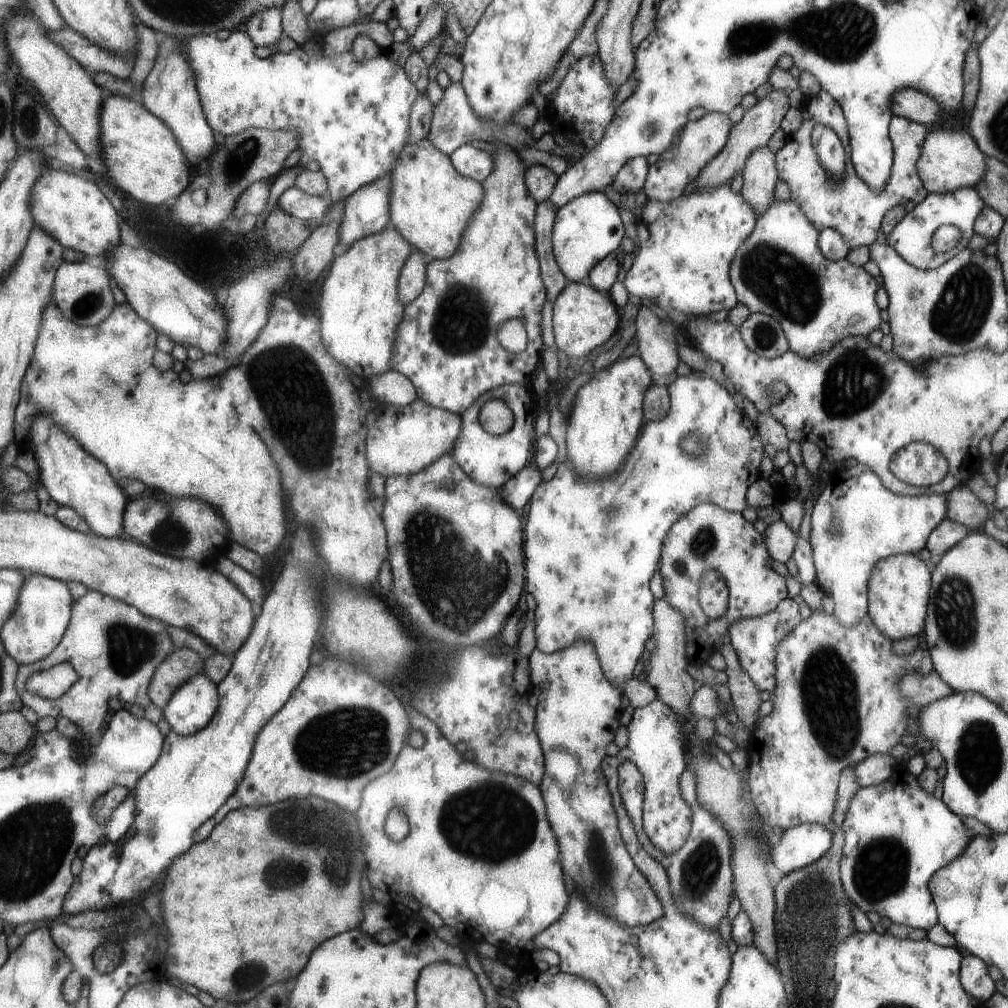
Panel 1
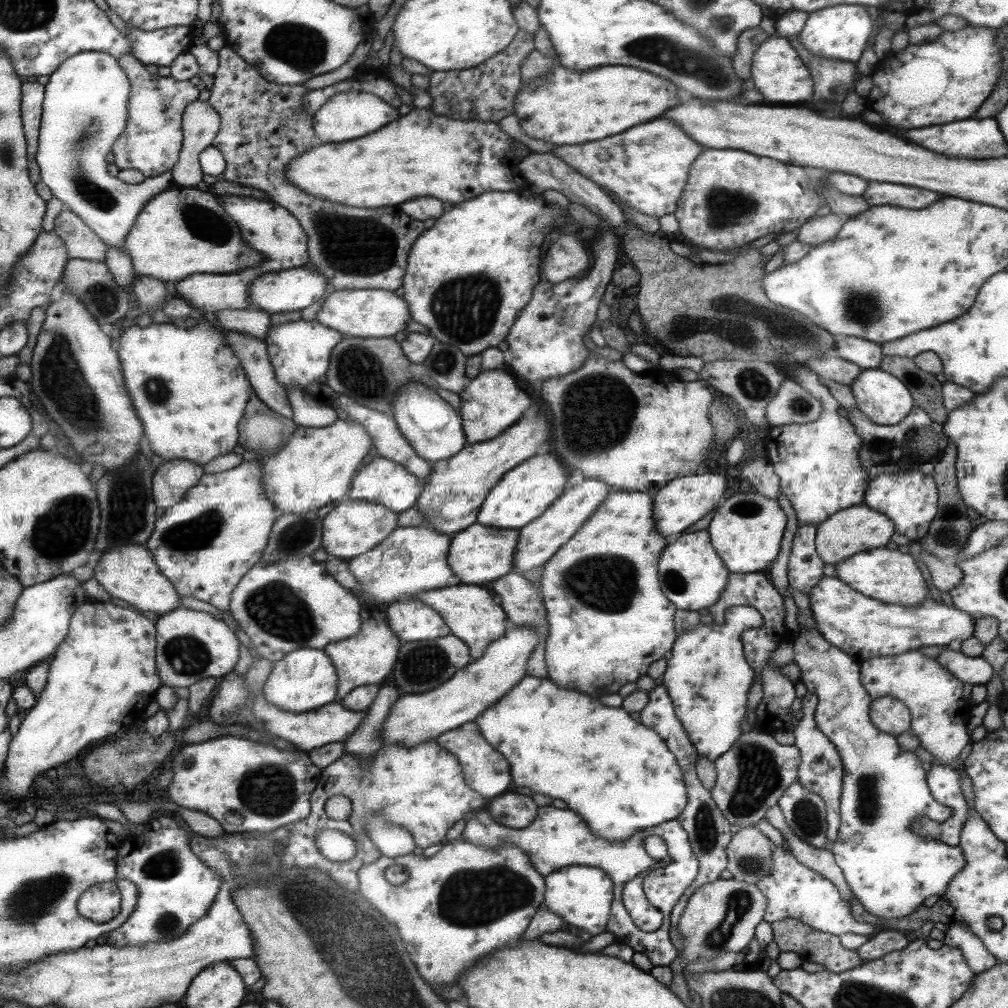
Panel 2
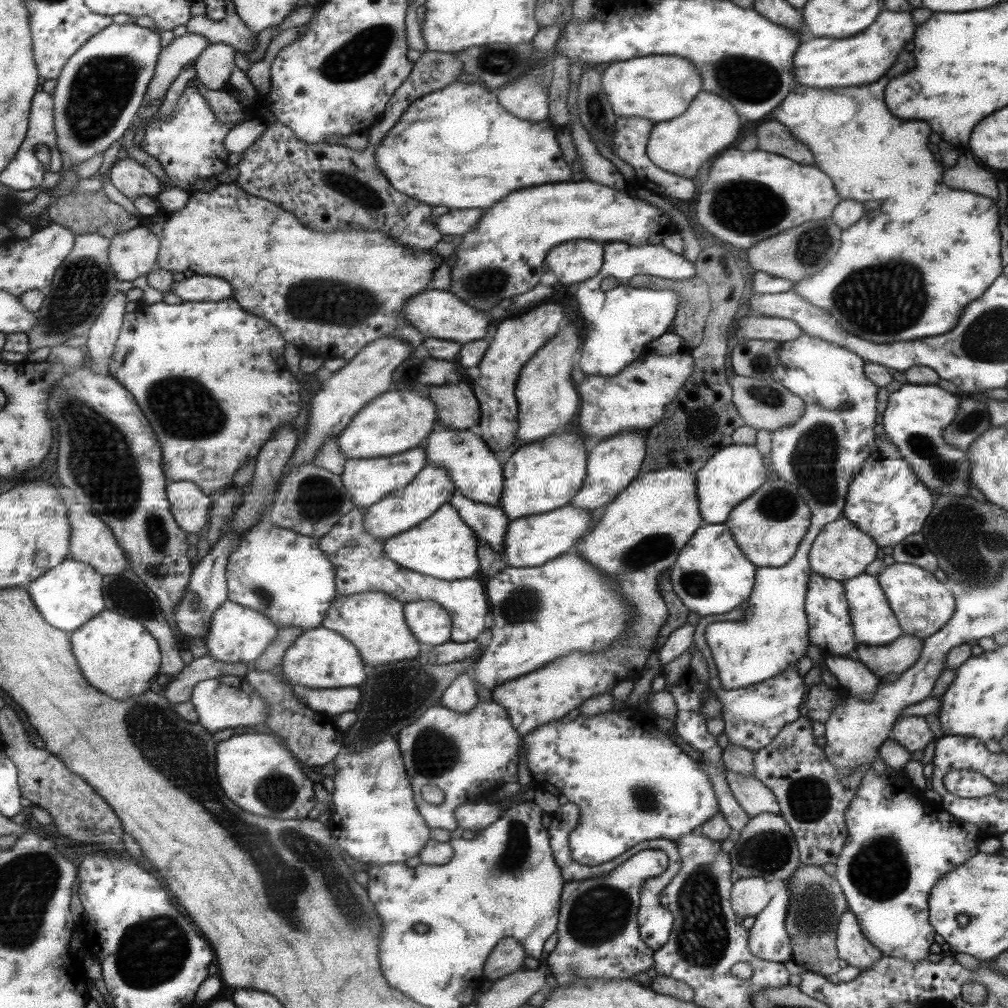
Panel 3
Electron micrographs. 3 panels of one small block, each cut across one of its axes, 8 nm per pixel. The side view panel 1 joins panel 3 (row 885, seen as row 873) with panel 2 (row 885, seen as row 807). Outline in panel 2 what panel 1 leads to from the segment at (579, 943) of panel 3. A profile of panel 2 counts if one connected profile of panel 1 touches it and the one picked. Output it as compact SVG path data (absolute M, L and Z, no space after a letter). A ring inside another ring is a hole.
M576 865L560 868L546 878L545 906L550 912L559 913L563 918L566 928L576 926L589 932L592 936L606 932L608 920L611 919L611 906L615 900L614 882L601 868L588 865Z

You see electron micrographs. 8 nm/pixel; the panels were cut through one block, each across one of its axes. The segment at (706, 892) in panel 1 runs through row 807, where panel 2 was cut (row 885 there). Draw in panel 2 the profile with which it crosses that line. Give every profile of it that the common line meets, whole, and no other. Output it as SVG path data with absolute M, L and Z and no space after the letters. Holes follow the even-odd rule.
M659 681L658 685L648 692L648 704L644 706L644 710L640 711L640 720L648 728L655 729L657 733L666 741L667 748L678 758L679 766L683 768L683 776L686 778L687 795L690 797L687 807L681 813L681 816L676 819L682 823L682 828L687 832L688 842L692 847L693 855L698 859L699 871L695 882L684 891L684 895L678 899L676 906L673 908L671 914L671 928L670 940L676 947L677 956L682 955L682 947L684 947L684 938L678 932L678 921L688 905L690 897L694 892L699 891L700 888L706 884L715 883L716 880L721 879L722 870L726 868L726 864L730 861L726 860L726 844L732 840L732 832L730 832L730 821L723 816L719 810L715 799L711 796L711 790L708 790L698 776L699 753L695 746L691 744L691 739L687 734L687 729L683 727L682 721L678 717L675 709L675 704L672 703L671 695ZM649 836L646 846L648 853L652 856L653 864L626 883L623 892L623 903L636 927L644 932L654 934L663 923L663 914L655 906L652 906L646 898L643 891L643 881L650 871L668 866L670 855L668 855L666 842L660 836Z

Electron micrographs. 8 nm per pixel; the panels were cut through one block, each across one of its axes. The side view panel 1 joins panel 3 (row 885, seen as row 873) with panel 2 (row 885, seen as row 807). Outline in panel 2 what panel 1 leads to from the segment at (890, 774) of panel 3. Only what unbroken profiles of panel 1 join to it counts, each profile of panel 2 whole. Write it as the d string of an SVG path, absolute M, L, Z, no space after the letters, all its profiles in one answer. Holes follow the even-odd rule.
M800 626L799 633L793 636L794 647L794 663L796 663L801 672L801 682L806 686L808 693L814 694L818 697L818 706L816 707L815 720L818 722L818 728L820 728L826 735L828 740L832 741L832 745L835 746L841 760L843 768L846 772L843 777L843 793L842 793L842 808L841 808L841 828L839 830L839 838L836 839L836 843L832 843L832 848L829 848L834 855L836 864L842 869L844 878L848 887L853 891L855 897L864 905L868 912L880 917L880 919L902 919L907 918L908 915L915 914L916 910L919 910L920 906L923 906L924 900L931 896L944 897L946 895L947 888L950 887L950 883L956 875L960 874L960 870L967 866L966 854L960 846L948 845L947 842L940 842L940 840L932 840L928 836L919 836L912 828L915 822L919 822L920 819L930 818L930 820L936 823L944 823L952 816L952 810L947 808L946 805L940 804L932 794L929 785L927 784L927 772L922 768L922 763L919 757L913 752L904 752L902 746L899 745L898 737L891 735L876 728L876 725L871 721L871 704L872 697L867 689L864 688L862 683L862 666L857 662L849 653L844 652L843 649L838 650L834 648L830 642L823 636L817 628L809 629Z

